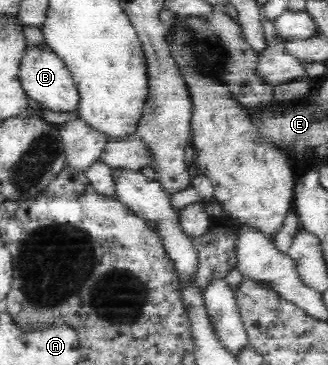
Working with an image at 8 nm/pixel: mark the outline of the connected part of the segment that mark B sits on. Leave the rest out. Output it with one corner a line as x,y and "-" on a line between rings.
45,45
28,46
28,50
22,58
22,64
20,64
19,75
26,94
41,104
42,107
58,112
79,110
80,94
70,69
59,56
56,56

